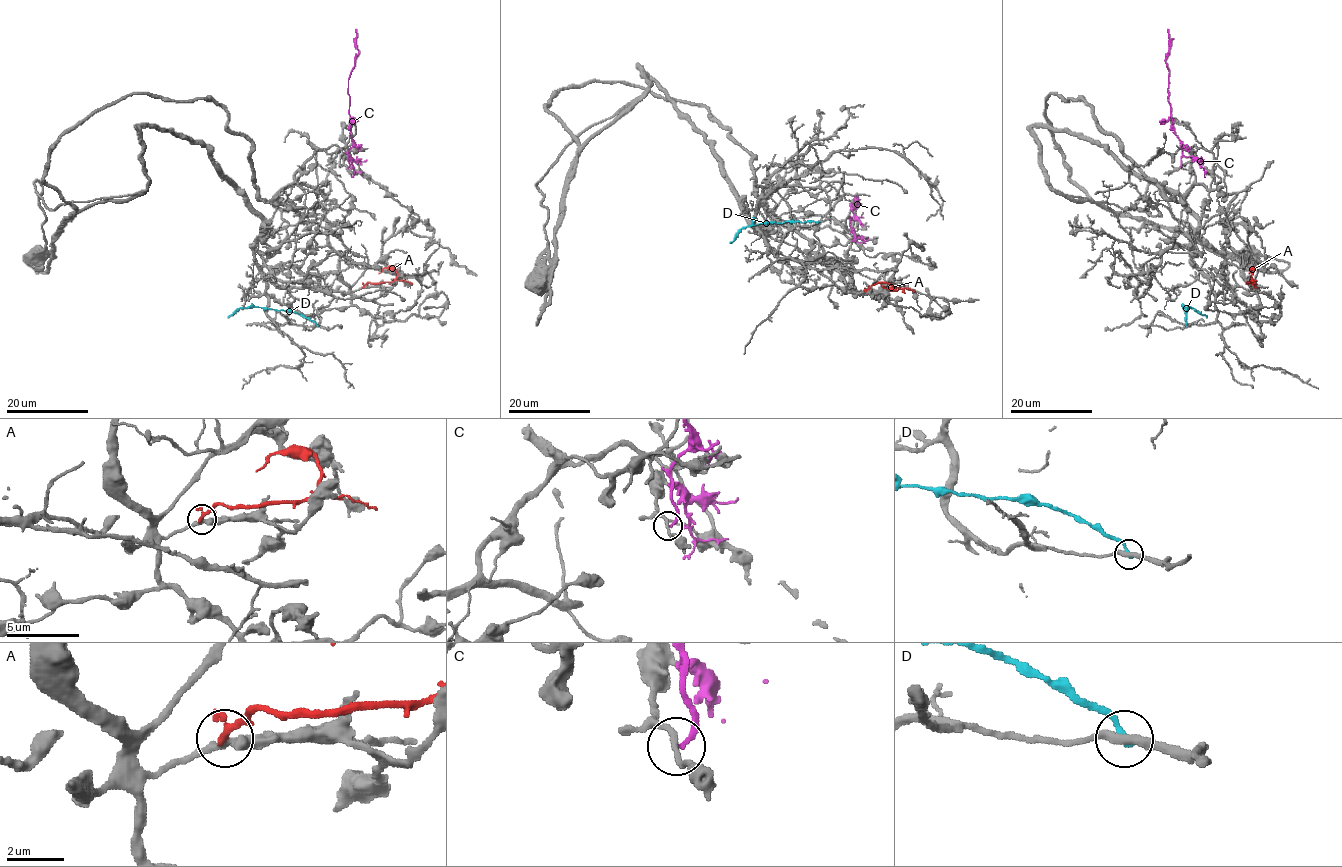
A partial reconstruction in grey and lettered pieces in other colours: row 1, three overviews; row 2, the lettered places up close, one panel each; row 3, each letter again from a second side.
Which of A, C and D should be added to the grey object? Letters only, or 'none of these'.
none of these

